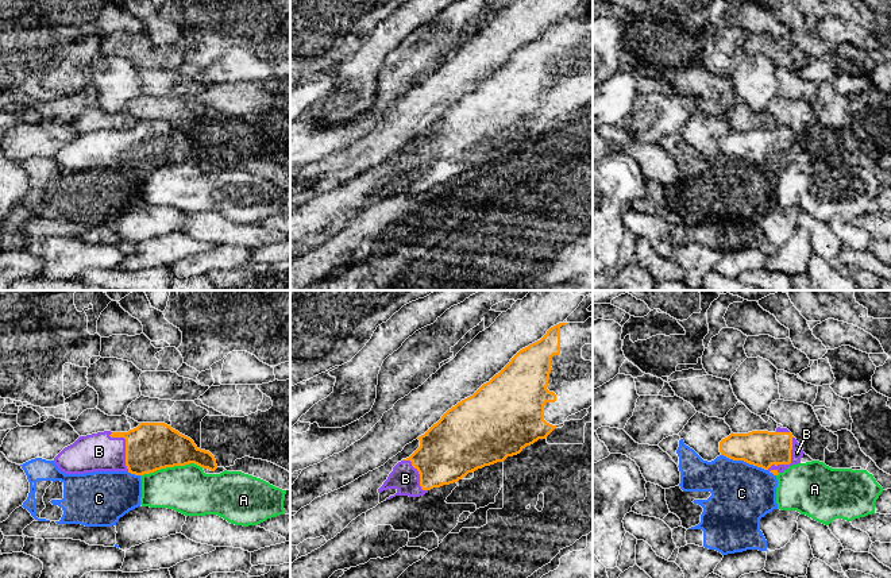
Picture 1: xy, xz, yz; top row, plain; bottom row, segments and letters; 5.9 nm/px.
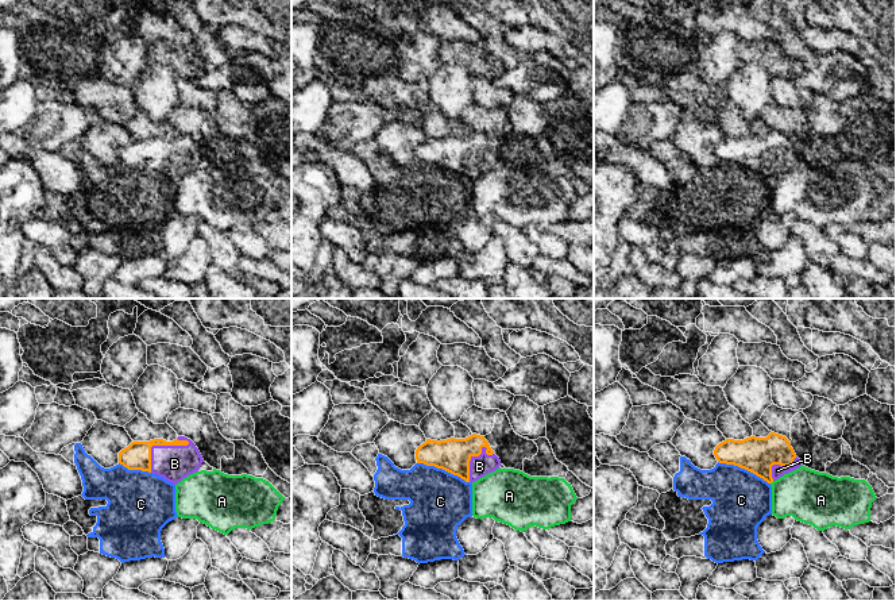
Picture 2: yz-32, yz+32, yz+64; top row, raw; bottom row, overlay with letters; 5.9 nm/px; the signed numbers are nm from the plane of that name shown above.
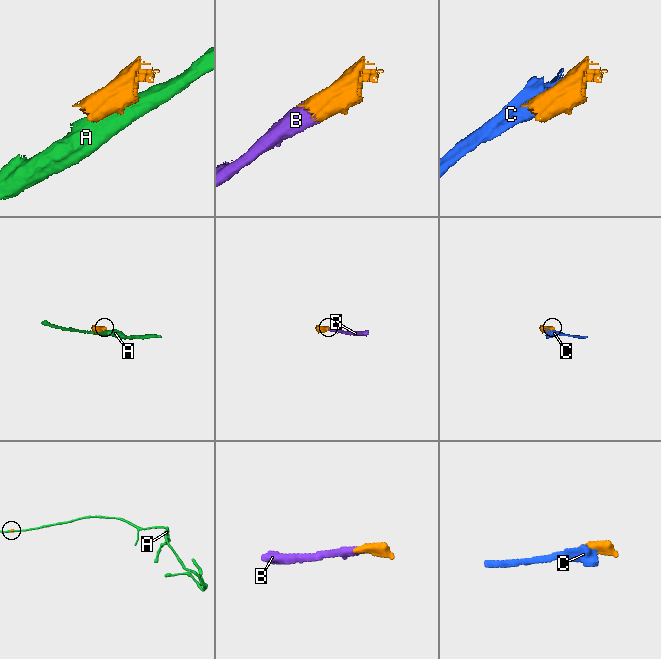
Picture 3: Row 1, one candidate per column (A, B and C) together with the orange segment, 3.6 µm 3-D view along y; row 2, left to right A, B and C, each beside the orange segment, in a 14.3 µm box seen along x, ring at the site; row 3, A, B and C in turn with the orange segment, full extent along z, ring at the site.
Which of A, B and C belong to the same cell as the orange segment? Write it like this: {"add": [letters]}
{"add": ["B"]}

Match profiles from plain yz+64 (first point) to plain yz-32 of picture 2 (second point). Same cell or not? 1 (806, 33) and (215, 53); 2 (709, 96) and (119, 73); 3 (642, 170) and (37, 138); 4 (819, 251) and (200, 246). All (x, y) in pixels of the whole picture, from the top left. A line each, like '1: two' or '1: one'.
1: two
2: two
3: two
4: two

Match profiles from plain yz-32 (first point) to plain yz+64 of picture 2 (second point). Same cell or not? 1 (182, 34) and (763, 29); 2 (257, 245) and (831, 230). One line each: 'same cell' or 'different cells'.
1: same cell
2: same cell

